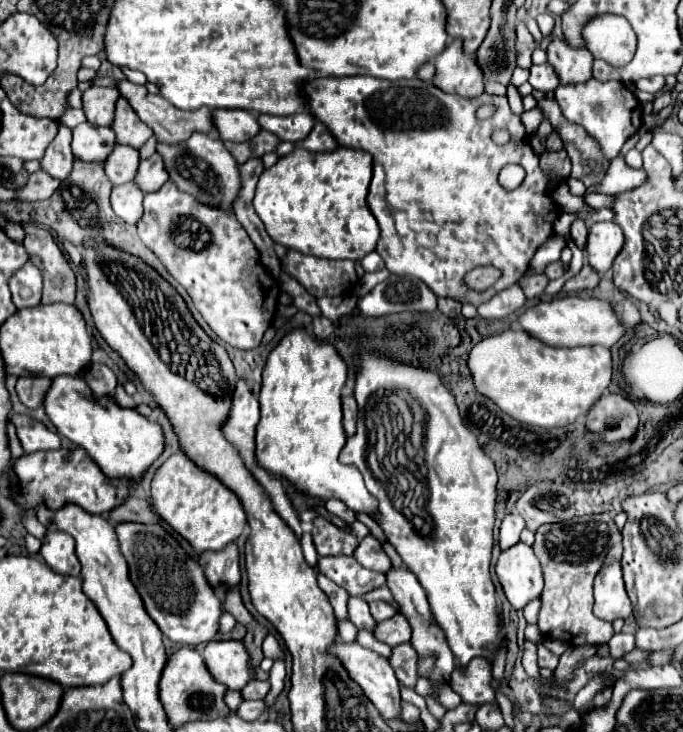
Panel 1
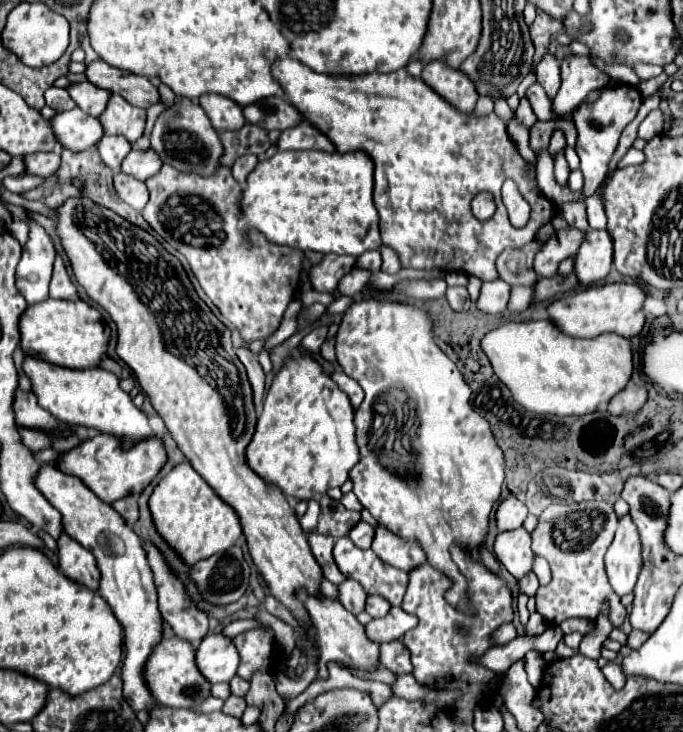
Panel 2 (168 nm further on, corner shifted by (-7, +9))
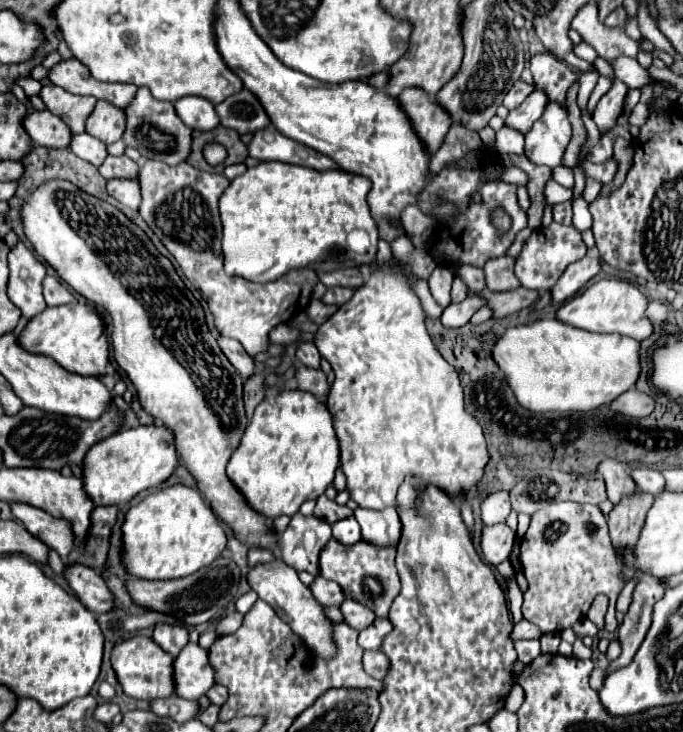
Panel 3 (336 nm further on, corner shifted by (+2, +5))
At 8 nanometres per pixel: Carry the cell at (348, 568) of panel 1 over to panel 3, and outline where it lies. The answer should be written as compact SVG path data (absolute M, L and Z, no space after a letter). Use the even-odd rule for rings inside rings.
M329 540L327 546L321 550L319 570L323 578L337 582L345 590L347 598L369 606L371 610L375 610L377 616L389 614L389 606L399 590L395 550L377 550L377 546L369 546L363 540L351 546L345 546L337 540Z

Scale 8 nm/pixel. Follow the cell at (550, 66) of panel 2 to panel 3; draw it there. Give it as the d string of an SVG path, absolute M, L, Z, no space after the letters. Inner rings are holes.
M533 90L525 98L525 102L513 114L507 116L505 124L525 134L525 130L529 130L529 126L533 126L533 122L537 118L541 118L541 114L545 110L545 104L547 104L547 94L543 90Z

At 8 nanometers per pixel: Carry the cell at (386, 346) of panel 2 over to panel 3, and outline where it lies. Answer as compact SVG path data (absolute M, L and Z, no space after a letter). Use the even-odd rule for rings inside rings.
M387 266L373 272L353 298L319 326L315 346L331 364L335 382L327 406L335 416L337 436L341 442L341 470L347 478L351 500L361 508L383 510L397 508L397 490L411 476L413 486L437 486L449 498L469 494L485 474L489 452L479 422L463 408L463 388L457 370L443 360L425 330L425 312L409 282L389 272Z

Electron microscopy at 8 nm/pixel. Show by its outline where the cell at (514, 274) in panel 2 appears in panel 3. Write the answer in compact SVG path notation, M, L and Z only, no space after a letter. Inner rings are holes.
M501 256L501 258L489 260L485 264L487 288L491 292L507 292L507 290L519 288L521 282L515 276L513 266L515 266L515 258L511 258L511 256Z

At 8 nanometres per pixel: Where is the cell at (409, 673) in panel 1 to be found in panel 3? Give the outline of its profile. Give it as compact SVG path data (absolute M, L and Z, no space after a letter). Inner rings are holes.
M367 650L363 654L363 668L373 678L379 678L379 680L385 678L389 672L389 666L391 666L391 662L383 650Z

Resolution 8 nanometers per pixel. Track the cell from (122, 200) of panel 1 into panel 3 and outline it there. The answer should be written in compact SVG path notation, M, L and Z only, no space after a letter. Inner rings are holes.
M113 178L107 182L107 192L119 200L121 204L129 206L131 210L137 210L141 204L141 192L139 192L139 182L137 180L127 180L127 178Z

